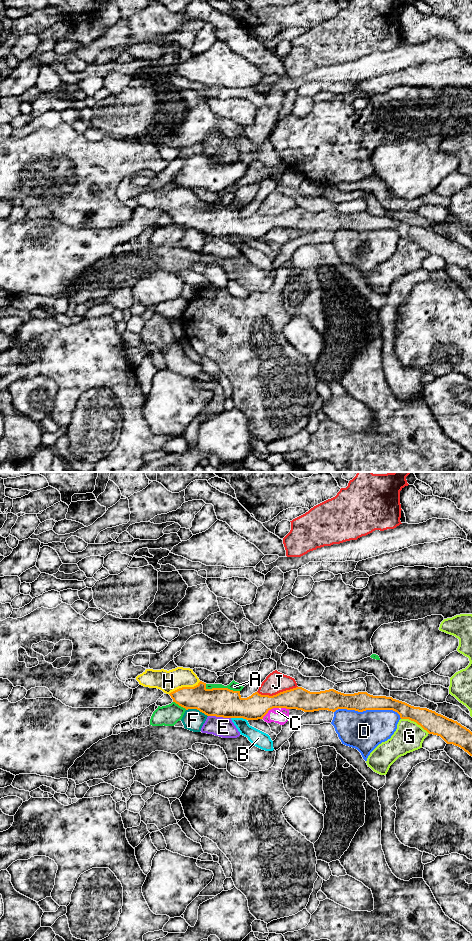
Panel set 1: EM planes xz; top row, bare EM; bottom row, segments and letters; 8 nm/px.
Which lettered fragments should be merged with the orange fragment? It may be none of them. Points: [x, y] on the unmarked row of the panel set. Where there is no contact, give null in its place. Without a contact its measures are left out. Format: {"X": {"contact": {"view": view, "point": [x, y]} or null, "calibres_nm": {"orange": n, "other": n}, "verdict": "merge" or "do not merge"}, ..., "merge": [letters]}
{"A": {"contact": {"view": "xz", "point": [221, 208]}, "calibres_nm": {"orange": 240, "other": 70}, "verdict": "do not merge"}, "B": {"contact": {"view": "xz", "point": [239, 237]}, "calibres_nm": {"orange": 240, "other": 130}, "verdict": "do not merge"}, "C": {"contact": {"view": "xz", "point": [269, 229]}, "calibres_nm": {"orange": 200, "other": 60}, "verdict": "do not merge"}, "D": {"contact": {"view": "xz", "point": [368, 229]}, "calibres_nm": {"orange": 160, "other": 320}, "verdict": "do not merge"}, "E": {"contact": {"view": "xz", "point": [219, 236]}, "calibres_nm": {"orange": 240, "other": 160}, "verdict": "do not merge"}, "F": {"contact": {"view": "xz", "point": [197, 229]}, "calibres_nm": {"orange": 240, "other": 170}, "verdict": "do not merge"}, "G": {"contact": {"view": "xz", "point": [415, 241]}, "calibres_nm": {"orange": 170, "other": 240}, "verdict": "do not merge"}, "H": {"contact": {"view": "xz", "point": [184, 207]}, "calibres_nm": {"orange": 220, "other": 180}, "verdict": "merge"}, "J": {"contact": {"view": "xz", "point": [278, 213]}, "calibres_nm": {"orange": 200, "other": 170}, "verdict": "do not merge"}, "merge": ["H"]}

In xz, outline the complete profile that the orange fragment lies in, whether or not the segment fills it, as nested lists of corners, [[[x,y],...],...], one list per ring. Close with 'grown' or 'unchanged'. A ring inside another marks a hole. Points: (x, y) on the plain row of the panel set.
[[[190,188],[172,190],[146,189],[136,197],[140,205],[157,208],[169,214],[173,222],[188,229],[197,229],[207,236],[258,240],[273,228],[297,229],[304,232],[338,229],[393,230],[401,239],[416,242],[429,254],[440,256],[447,264],[460,267],[472,276],[472,252],[457,241],[427,228],[411,226],[386,216],[373,216],[367,212],[344,214],[334,209],[310,212],[302,207],[280,212],[276,215],[253,213],[242,218],[240,211],[228,208],[207,209]]] | grown

